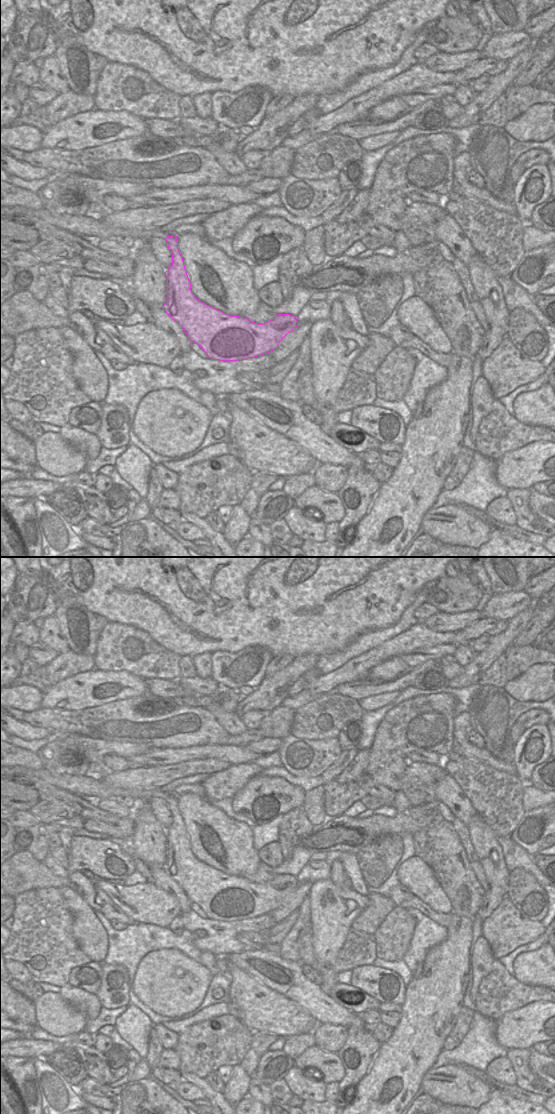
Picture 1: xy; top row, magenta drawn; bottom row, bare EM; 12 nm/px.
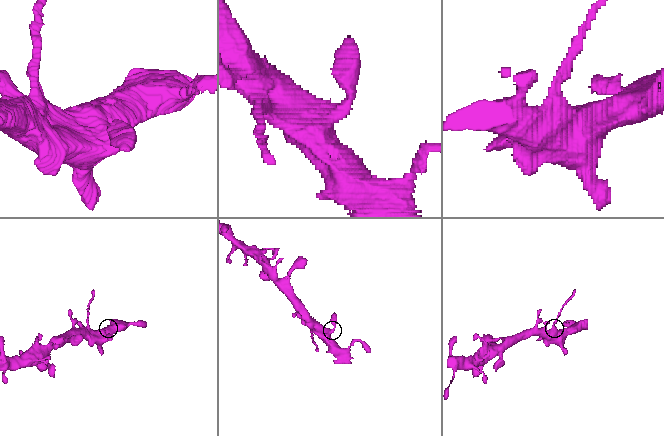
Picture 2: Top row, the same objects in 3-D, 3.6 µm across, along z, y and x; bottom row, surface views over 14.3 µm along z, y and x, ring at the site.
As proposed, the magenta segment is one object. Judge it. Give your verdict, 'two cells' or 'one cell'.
two cells

